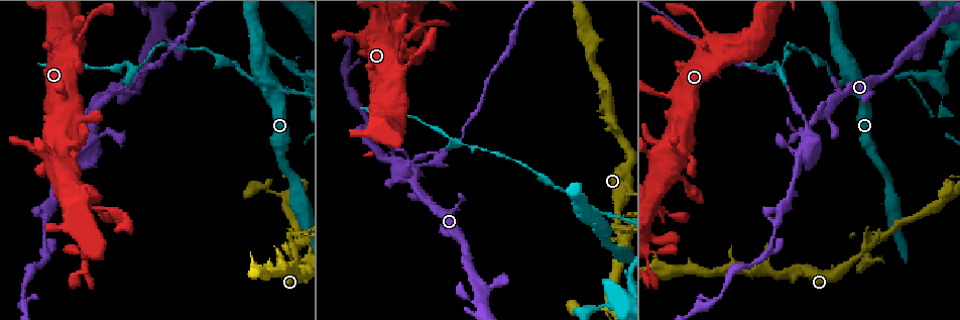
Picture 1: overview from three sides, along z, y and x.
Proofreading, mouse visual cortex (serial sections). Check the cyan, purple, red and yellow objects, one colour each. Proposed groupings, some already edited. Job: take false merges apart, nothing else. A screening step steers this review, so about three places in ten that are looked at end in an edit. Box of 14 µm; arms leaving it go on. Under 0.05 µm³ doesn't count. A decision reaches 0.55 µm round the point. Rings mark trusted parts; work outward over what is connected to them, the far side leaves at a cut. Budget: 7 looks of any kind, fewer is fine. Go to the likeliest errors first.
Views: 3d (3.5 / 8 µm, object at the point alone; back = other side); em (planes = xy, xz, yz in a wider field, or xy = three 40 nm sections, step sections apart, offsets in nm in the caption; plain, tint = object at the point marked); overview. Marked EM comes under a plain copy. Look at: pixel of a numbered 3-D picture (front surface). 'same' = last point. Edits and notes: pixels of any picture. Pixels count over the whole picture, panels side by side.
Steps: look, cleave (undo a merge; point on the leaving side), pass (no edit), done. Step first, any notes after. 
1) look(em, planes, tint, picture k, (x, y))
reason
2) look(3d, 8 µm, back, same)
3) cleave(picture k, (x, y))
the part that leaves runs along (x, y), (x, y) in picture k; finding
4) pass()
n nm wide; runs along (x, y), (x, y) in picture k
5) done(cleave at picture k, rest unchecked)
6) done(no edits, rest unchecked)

look(3d, 3.5 µm, picture 1, (844, 77))
three-way junction

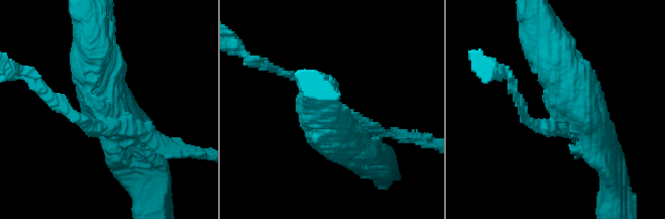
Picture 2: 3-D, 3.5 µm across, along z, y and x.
look(em, xy, step 2, tint, picture 2, (103, 113))
3 arms; arms of 200, 400, 600 nm; need the tissue

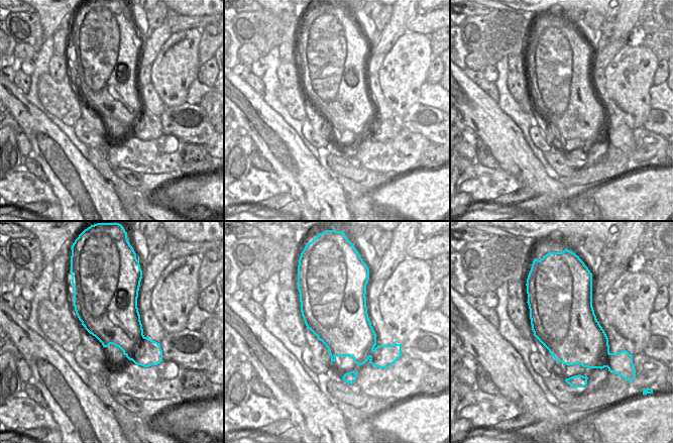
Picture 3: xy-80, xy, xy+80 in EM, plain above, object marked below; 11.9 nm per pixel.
cleave(picture 2, (413, 136))
the part that leaves runs along (552, 122), (526, 119), (511, 79) in picture 2; two cells meet here

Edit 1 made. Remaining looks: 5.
look(overview)

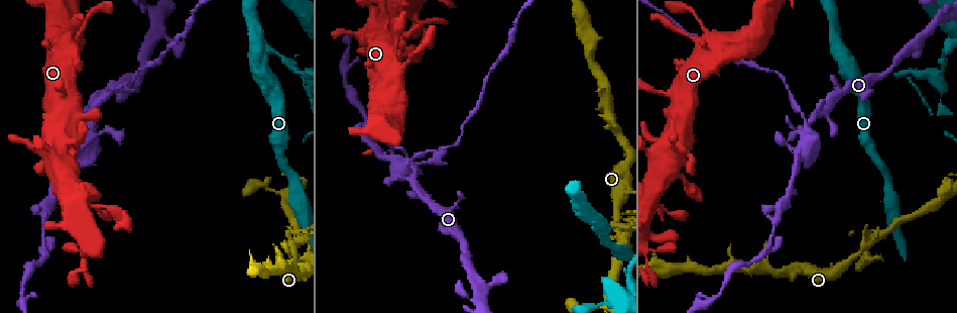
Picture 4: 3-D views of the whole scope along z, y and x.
look(3d, 8 µm, picture 4, (876, 239))
a narrow waist

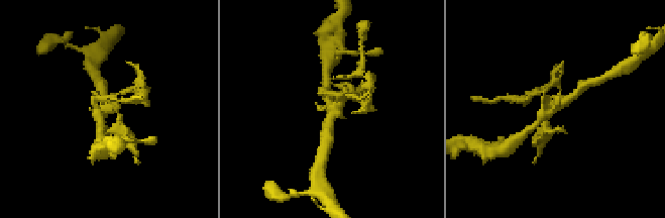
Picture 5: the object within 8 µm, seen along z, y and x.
look(3d, 3.5 µm, picture 5, (558, 105))
closer look

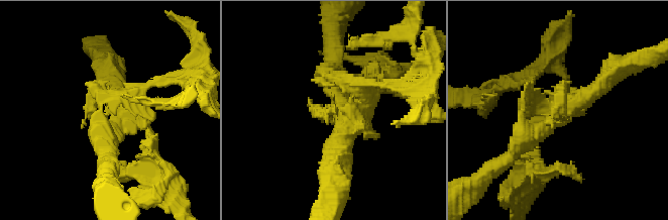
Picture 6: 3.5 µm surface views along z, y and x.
cleave(picture 6, (147, 111))
the part that leaves runs along (132, 119), (148, 131), (151, 156), (120, 172) in picture 6; a second cell is stuck on

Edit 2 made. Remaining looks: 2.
look(em, planes, tint, picture 4, (416, 169))
sudden change in width

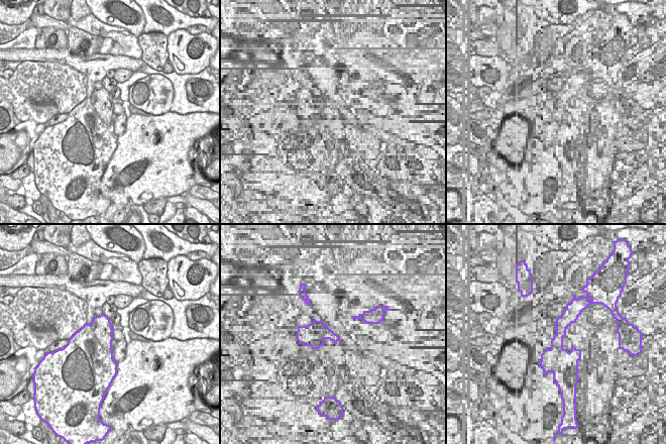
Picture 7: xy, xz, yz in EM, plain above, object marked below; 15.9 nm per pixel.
look(3d, 3.5 µm, same)
wider look

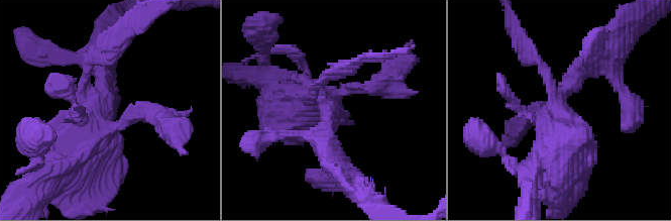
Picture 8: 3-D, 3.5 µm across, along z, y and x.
cleave(picture 8, (579, 163))
the part that leaves runs along (312, 105), (284, 105), (262, 80) in picture 8; a second cell is stuck on

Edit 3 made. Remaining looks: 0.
done(cleave at picture 2, cleave at picture 6, cleave at picture 8, rest unchecked)

